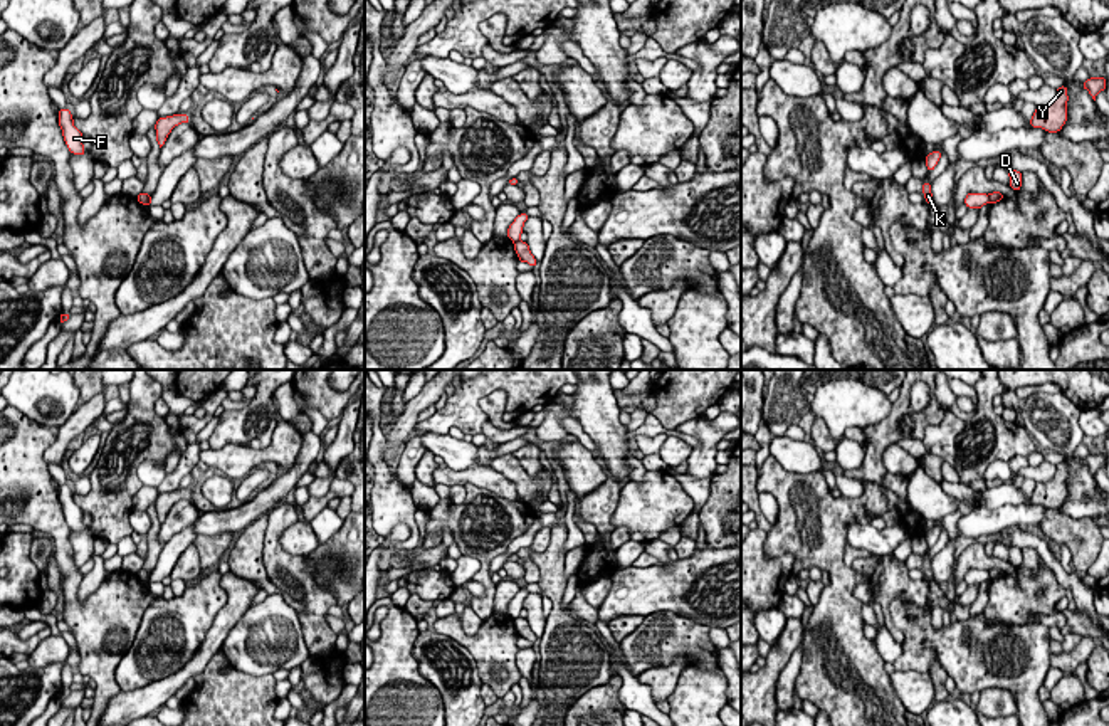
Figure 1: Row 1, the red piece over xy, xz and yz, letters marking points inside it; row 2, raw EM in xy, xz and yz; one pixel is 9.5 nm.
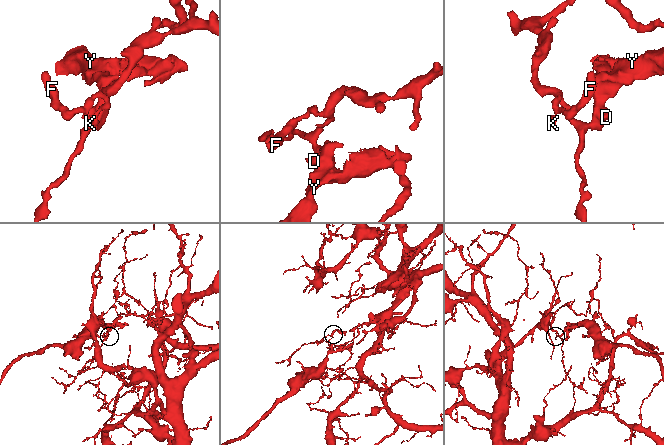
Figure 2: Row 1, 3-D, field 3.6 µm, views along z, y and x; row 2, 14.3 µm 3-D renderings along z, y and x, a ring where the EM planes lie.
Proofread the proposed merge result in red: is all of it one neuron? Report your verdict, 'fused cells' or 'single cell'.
fused cells

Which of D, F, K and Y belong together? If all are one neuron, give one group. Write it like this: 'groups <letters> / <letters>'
groups D Y / F K

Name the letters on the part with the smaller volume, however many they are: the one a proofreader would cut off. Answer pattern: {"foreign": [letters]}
{"foreign": ["D", "Y"]}

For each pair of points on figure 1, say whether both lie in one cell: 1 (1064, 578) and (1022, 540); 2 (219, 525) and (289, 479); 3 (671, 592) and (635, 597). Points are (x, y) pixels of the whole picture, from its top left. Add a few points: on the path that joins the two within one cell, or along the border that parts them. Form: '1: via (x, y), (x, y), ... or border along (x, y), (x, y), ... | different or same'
1: via (1056, 567), (1034, 541) | same
2: via (236, 520), (273, 496) | same
3: via (662, 592), (644, 592) | same

